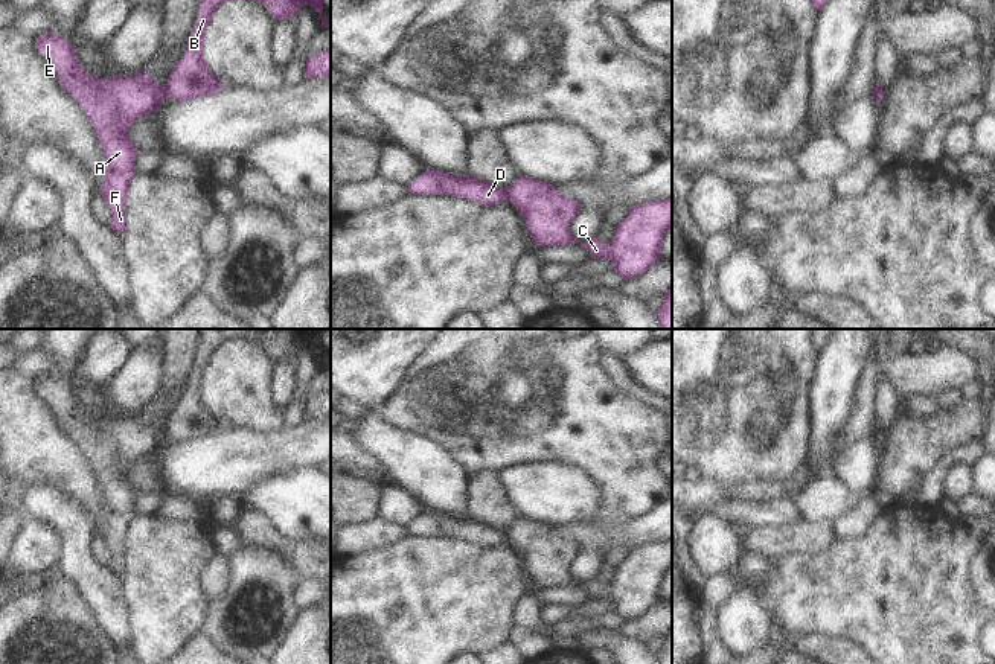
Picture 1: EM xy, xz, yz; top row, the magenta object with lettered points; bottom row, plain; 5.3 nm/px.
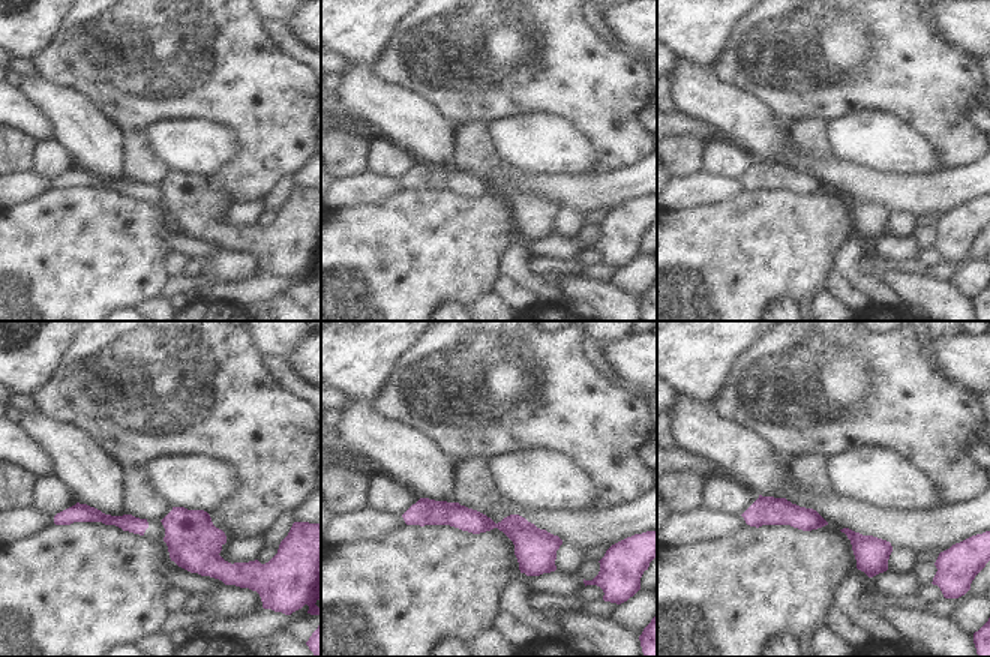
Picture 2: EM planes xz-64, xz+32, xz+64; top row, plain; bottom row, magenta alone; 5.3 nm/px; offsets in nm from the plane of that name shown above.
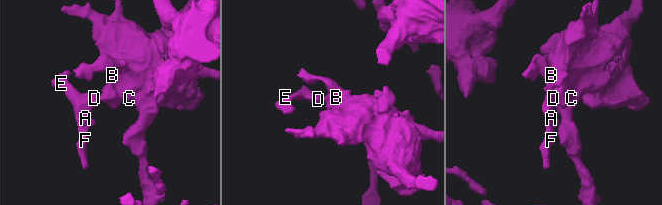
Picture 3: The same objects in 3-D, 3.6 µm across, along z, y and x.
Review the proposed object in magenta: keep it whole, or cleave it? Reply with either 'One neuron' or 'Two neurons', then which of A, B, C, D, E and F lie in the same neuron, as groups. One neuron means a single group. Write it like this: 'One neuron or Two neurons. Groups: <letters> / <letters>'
Two neurons. Groups: A D E F / B C

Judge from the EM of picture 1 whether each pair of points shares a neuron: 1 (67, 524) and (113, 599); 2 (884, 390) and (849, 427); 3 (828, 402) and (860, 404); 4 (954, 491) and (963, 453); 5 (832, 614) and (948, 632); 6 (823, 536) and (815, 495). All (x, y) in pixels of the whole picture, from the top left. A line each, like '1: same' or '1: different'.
1: same
2: different
3: different
4: different
5: same
6: different

